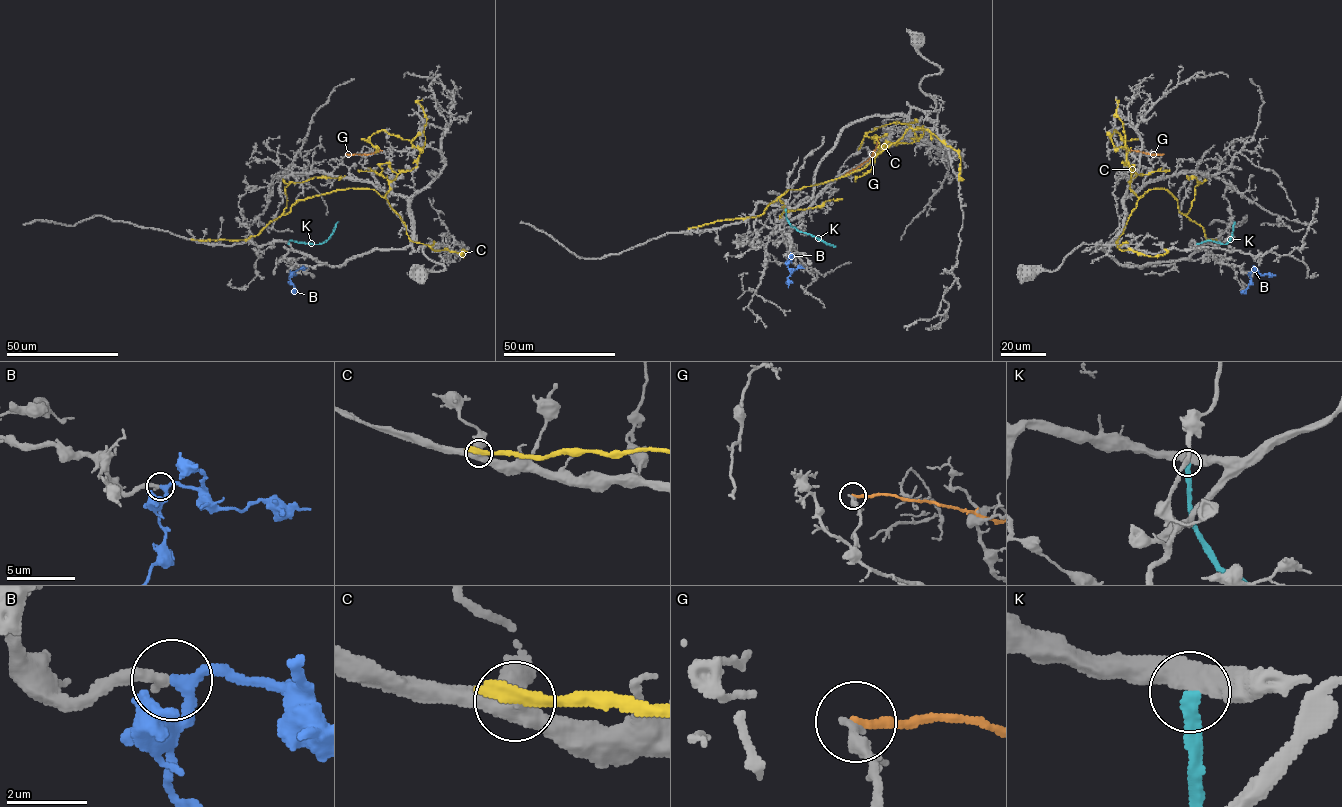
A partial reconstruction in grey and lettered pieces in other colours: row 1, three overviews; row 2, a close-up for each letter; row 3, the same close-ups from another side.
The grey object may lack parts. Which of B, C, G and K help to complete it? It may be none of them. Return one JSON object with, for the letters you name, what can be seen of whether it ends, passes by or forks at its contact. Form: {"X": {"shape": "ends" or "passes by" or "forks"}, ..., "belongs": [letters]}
{"B": {"shape": "passes by"}, "belongs": ["B"]}

